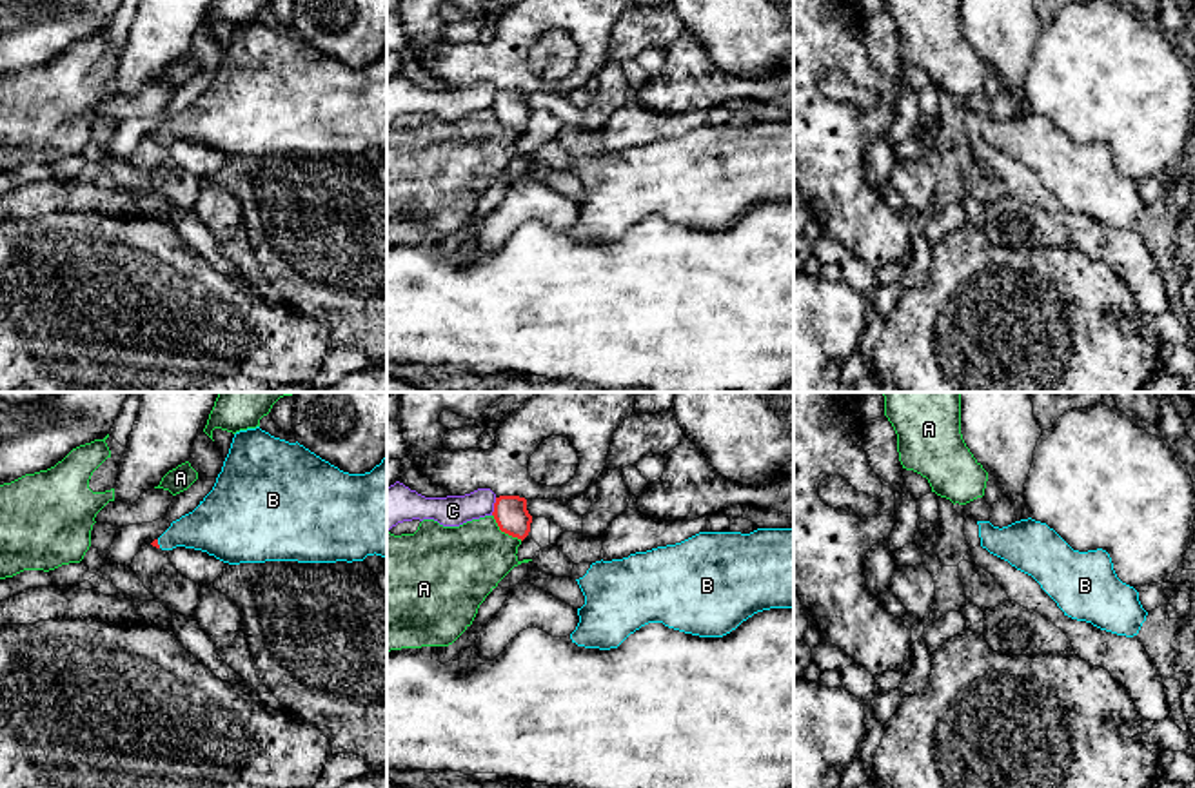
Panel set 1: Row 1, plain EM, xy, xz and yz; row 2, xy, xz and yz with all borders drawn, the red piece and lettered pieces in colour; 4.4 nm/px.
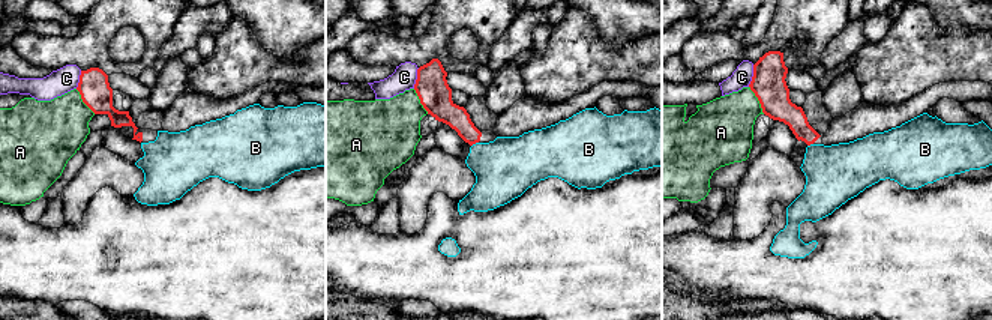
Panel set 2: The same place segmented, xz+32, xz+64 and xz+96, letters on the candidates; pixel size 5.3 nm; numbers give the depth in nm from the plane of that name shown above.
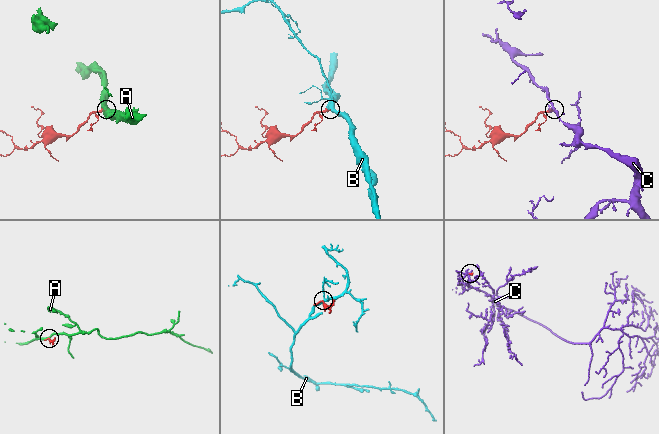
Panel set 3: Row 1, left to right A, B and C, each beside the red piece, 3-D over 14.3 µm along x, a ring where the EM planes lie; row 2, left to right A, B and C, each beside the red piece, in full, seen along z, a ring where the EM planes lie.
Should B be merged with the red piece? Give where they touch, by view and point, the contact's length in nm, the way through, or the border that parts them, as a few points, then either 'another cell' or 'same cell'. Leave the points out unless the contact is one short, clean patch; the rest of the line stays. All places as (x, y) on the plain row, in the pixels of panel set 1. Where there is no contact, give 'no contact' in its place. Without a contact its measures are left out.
meets red in xy at (157, 137); contact 40 nm long; runs through xy (155, 137), (157, 137), (187, 124), (209, 120); same cell

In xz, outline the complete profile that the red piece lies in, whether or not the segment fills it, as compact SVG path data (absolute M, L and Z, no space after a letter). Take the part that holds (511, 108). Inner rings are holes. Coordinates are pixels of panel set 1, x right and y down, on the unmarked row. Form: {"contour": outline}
{"contour": "M499 89L492 105L501 125L525 133L530 125L532 109L527 103L527 93L519 89Z"}

